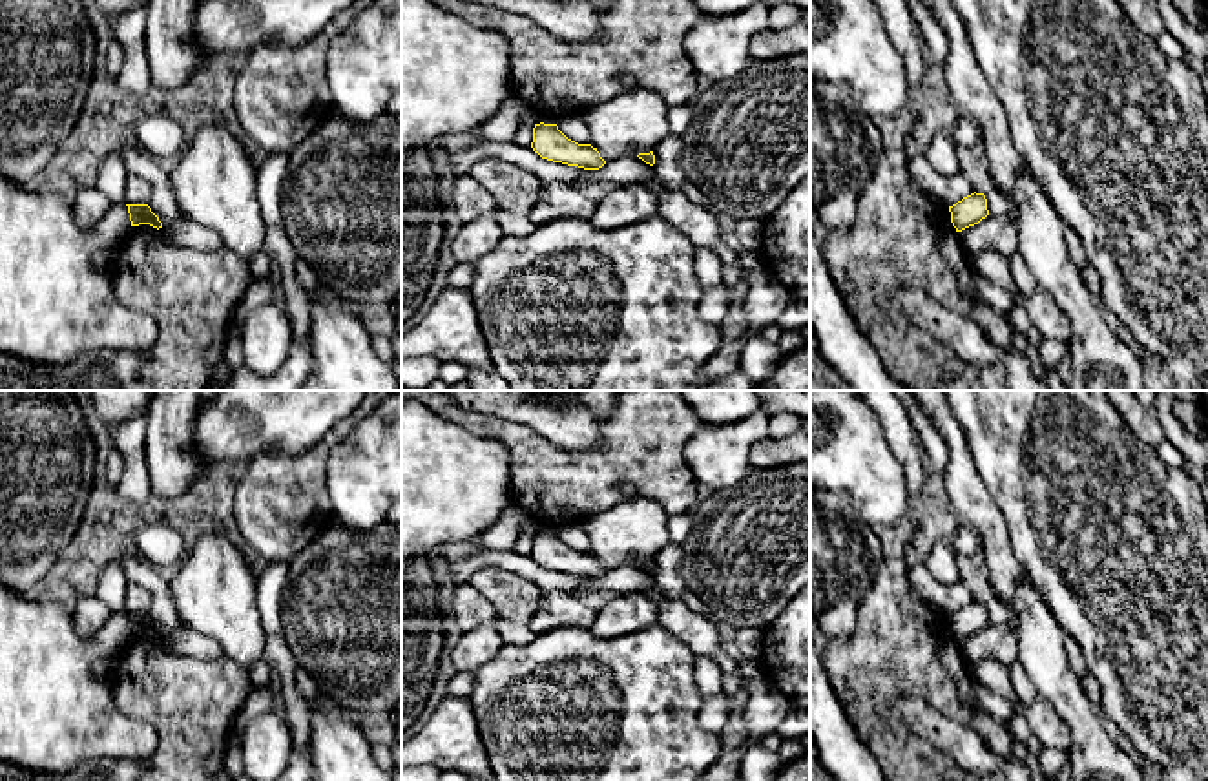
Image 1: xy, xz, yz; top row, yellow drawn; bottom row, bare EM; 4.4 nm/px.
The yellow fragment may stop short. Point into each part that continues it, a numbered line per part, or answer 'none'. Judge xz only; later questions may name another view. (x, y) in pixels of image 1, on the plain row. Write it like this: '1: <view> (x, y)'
none

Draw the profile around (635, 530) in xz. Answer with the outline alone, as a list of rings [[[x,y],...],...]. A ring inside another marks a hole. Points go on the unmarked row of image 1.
[[[650,498],[622,500],[606,511],[584,518],[580,526],[591,540],[591,555],[606,571],[626,564],[637,566],[639,562],[650,562],[670,544],[668,513]]]

